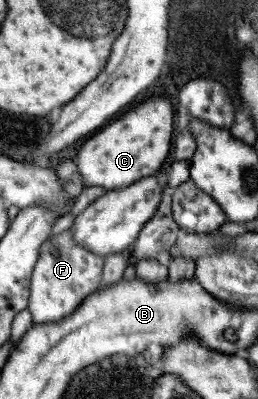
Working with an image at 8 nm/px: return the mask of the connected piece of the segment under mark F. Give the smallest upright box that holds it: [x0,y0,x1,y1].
[27,229,103,323]

